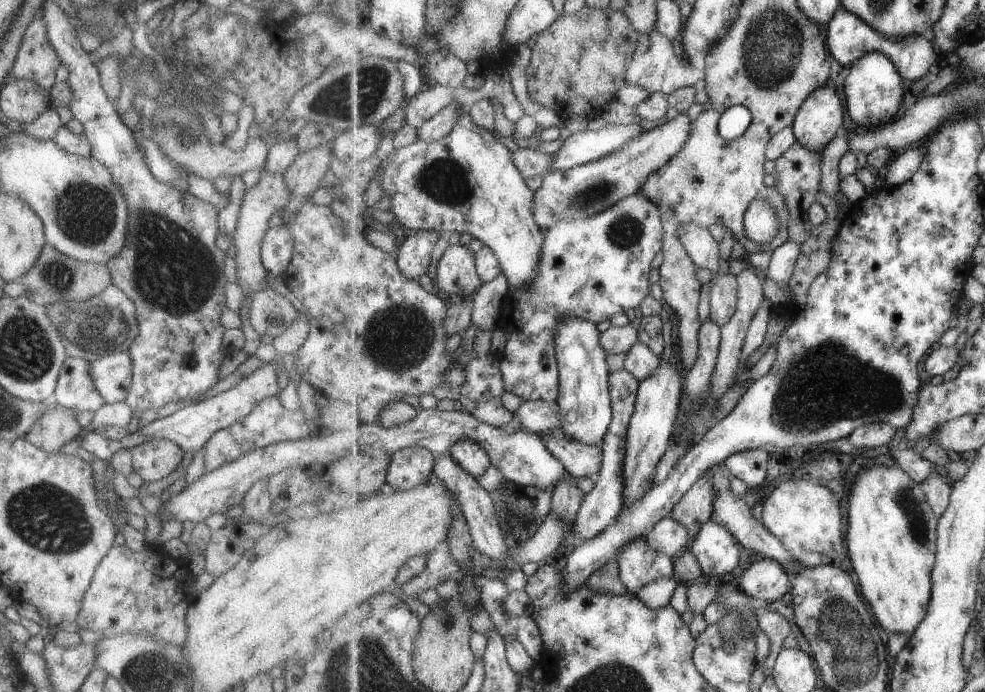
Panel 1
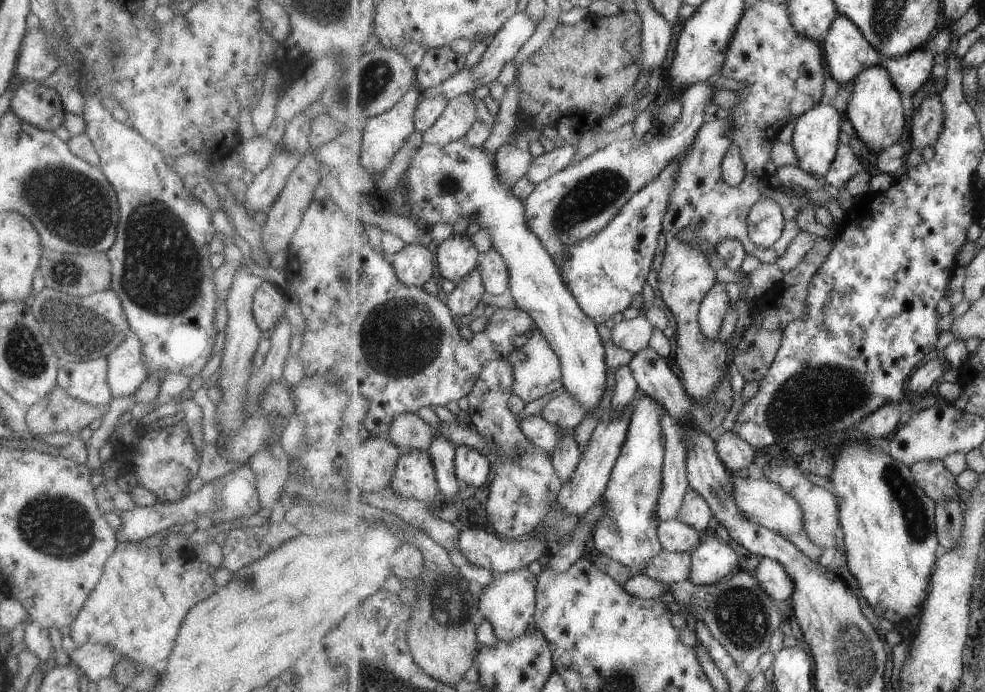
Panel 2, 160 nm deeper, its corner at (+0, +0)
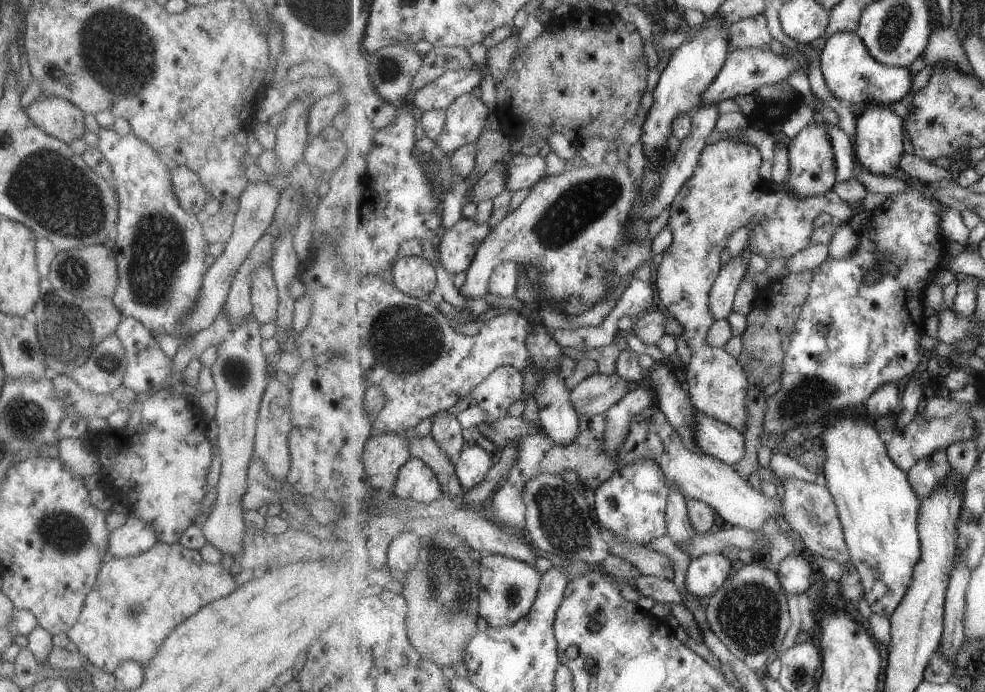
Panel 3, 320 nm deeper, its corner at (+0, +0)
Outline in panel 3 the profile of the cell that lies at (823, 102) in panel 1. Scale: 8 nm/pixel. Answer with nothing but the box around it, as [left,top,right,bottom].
[784,118,837,198]

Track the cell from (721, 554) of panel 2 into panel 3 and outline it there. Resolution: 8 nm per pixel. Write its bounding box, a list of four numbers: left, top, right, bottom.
[686,553,732,596]

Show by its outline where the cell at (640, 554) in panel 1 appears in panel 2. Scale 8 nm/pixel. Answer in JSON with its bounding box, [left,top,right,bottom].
[591,395,666,575]

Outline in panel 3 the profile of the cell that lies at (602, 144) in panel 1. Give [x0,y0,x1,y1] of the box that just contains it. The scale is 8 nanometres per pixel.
[505,155,547,193]

